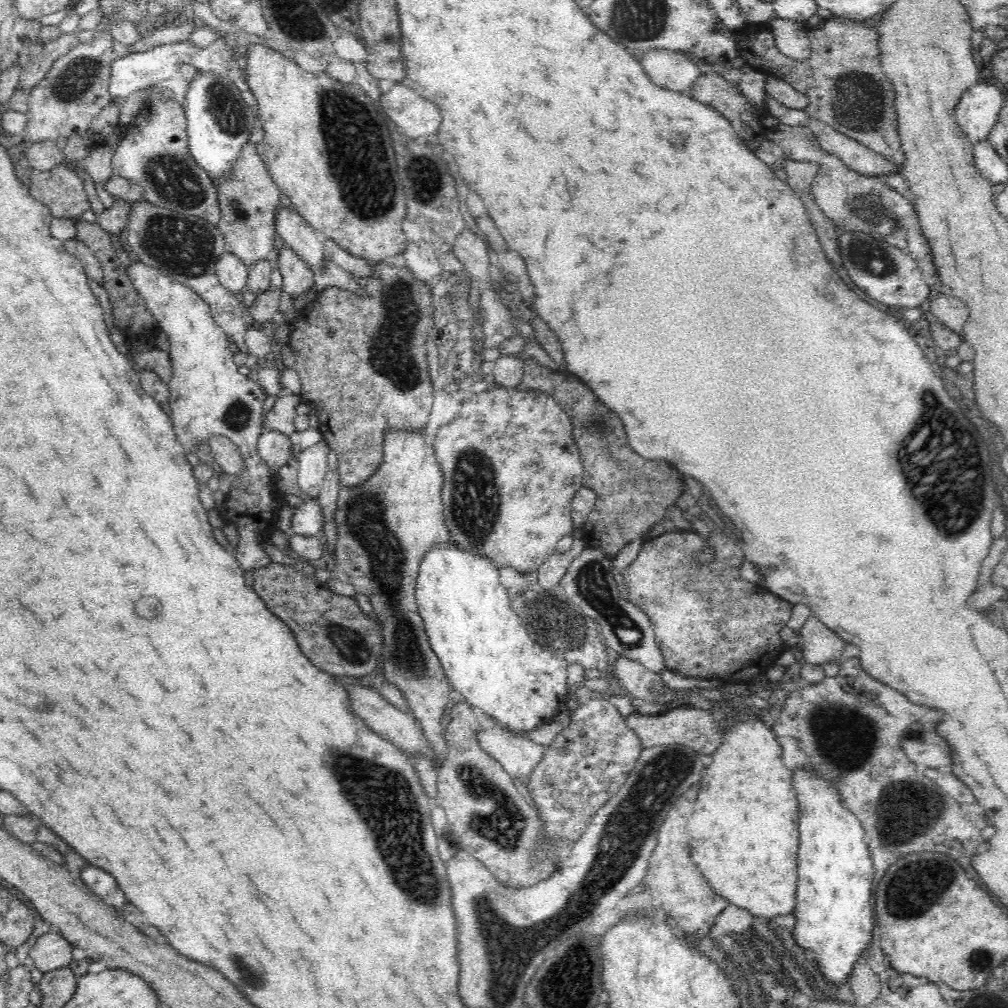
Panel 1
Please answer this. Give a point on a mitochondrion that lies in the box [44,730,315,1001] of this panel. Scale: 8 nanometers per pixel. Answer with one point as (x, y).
(238, 962)

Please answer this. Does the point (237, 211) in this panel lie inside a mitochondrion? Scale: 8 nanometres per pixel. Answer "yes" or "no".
yes

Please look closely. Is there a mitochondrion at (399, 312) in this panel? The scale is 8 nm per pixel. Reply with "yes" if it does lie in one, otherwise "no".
yes

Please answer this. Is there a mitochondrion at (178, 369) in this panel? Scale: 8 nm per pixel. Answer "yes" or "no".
no

